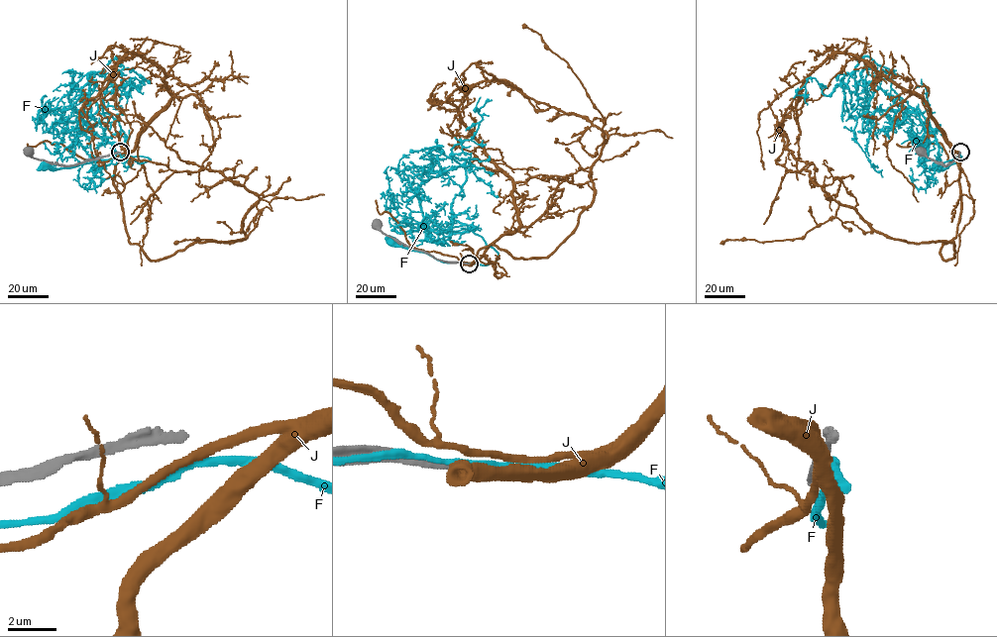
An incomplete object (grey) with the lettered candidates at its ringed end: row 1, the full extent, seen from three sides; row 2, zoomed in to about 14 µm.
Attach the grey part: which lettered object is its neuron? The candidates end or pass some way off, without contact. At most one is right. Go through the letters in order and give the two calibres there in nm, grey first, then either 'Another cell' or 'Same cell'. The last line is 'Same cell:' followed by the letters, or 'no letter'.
F: Thickness 300 nm (grey) against 280 nm. Another cell
J: Thickness 300 nm (grey) against 340 nm. Another cell
Same cell: no letter

